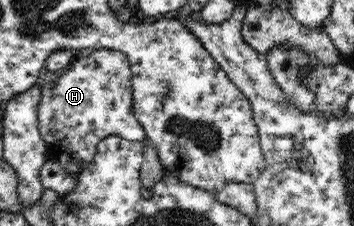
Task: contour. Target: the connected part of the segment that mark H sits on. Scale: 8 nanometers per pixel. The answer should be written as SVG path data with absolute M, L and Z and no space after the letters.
M112 49L77 55L70 69L41 87L37 129L47 146L48 160L61 163L65 173L80 174L94 161L98 143L117 135L143 141L144 126L133 110L132 72L127 56Z

